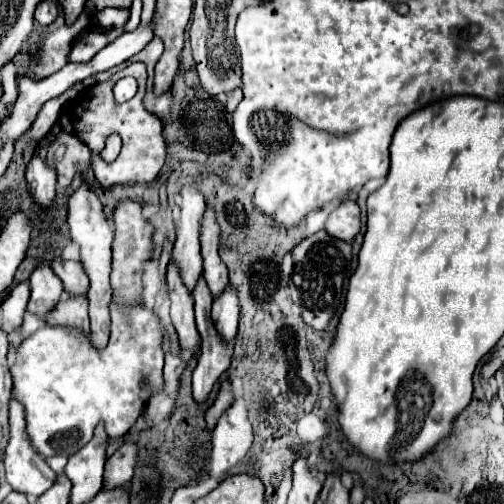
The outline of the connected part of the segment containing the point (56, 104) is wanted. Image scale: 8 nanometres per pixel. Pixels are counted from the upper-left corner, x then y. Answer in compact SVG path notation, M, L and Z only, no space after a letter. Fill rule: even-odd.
M79 82L73 85L71 89L68 89L65 95L47 101L47 103L41 107L41 111L39 111L37 119L33 121L33 125L29 127L29 131L25 131L19 139L29 139L29 141L37 141L37 143L43 141L43 139L53 131L53 127L57 125L61 107L63 107L67 101L71 101L71 99L76 97L83 89L83 83Z

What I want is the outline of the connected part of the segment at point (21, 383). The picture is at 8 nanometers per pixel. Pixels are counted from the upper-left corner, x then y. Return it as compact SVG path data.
M119 303L111 305L111 337L105 349L95 349L89 333L61 325L45 325L27 337L17 349L11 375L13 397L25 407L33 447L43 457L75 455L89 443L99 423L105 425L107 435L123 437L135 425L155 389L163 389L163 341L169 341L173 355L181 353L169 321L159 319L153 309L143 305Z

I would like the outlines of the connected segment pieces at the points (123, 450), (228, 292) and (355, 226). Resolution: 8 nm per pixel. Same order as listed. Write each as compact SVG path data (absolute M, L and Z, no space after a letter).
M123 443L105 463L105 487L113 489L113 487L121 487L123 483L129 483L135 473L137 459L139 459L137 445Z
M227 285L225 291L215 297L213 311L211 311L215 327L225 341L231 341L237 333L239 311L241 311L241 305L237 297L237 289L233 289L233 285Z
M343 201L327 219L327 233L335 239L351 241L361 229L359 205L355 201Z

